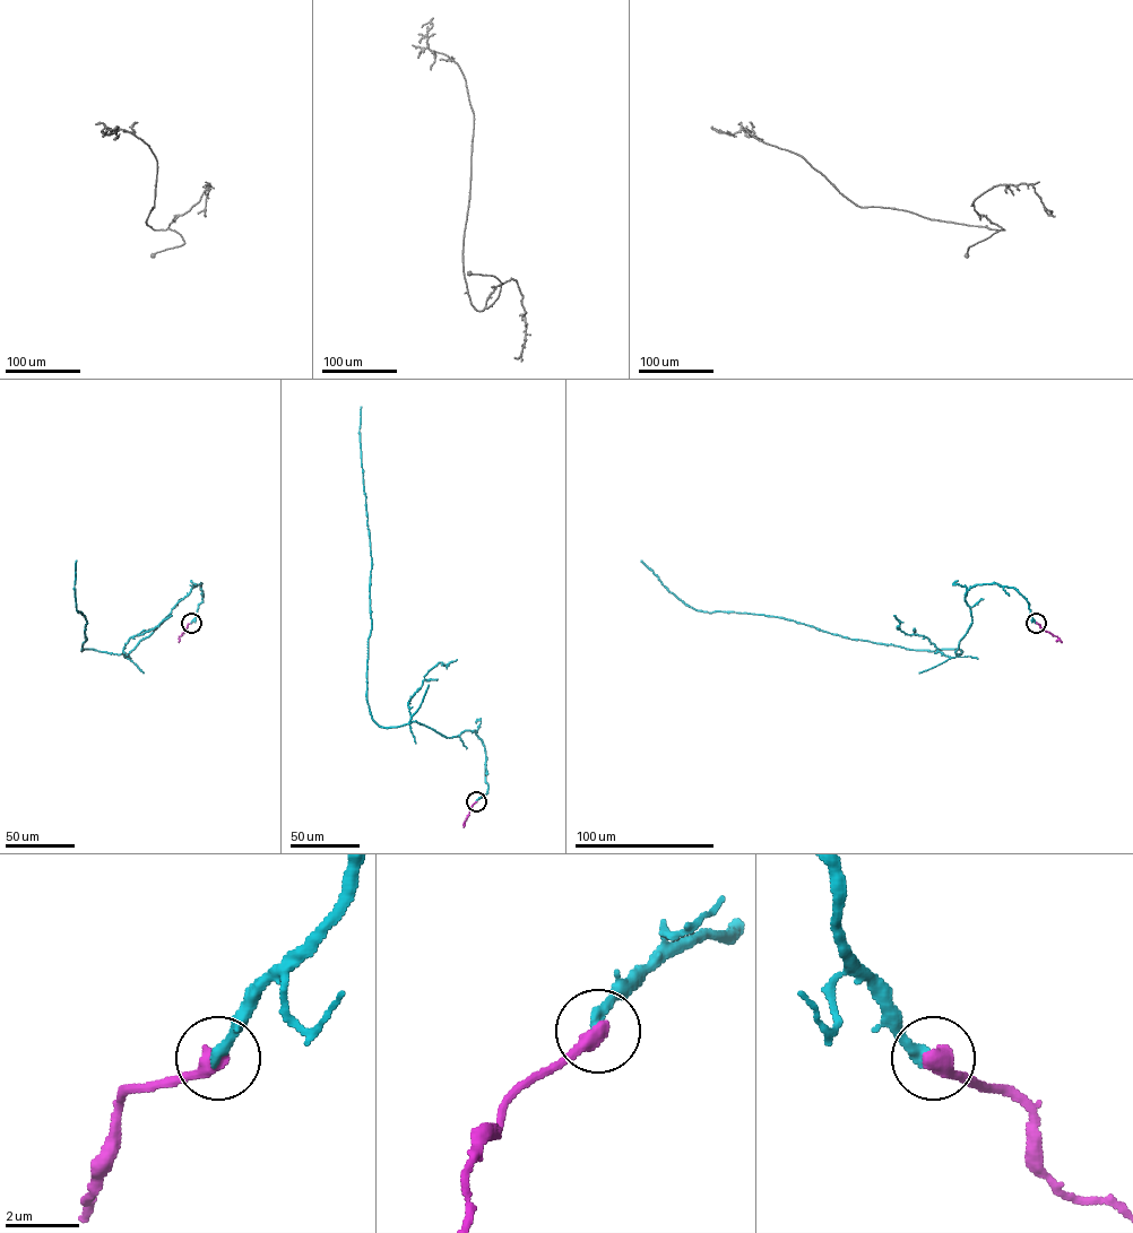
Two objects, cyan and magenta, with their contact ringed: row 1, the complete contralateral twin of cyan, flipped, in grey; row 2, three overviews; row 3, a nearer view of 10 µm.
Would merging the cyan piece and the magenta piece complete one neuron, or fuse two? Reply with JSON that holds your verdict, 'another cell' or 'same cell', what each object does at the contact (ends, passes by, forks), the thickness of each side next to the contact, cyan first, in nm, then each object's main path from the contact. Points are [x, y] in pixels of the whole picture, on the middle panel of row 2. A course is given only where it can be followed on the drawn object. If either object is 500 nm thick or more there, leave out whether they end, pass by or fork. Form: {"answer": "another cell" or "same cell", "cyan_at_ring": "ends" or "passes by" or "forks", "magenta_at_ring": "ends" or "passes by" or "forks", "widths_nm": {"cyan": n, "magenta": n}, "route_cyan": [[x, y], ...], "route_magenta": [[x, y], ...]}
{"answer": "another cell", "cyan_at_ring": "ends", "magenta_at_ring": "ends", "widths_nm": {"cyan": 320, "magenta": 480}, "route_cyan": [[476, 801], [489, 788], [475, 732], [446, 737], [415, 721], [385, 728], [372, 717], [361, 407]], "route_magenta": [[476, 801], [464, 826]]}

